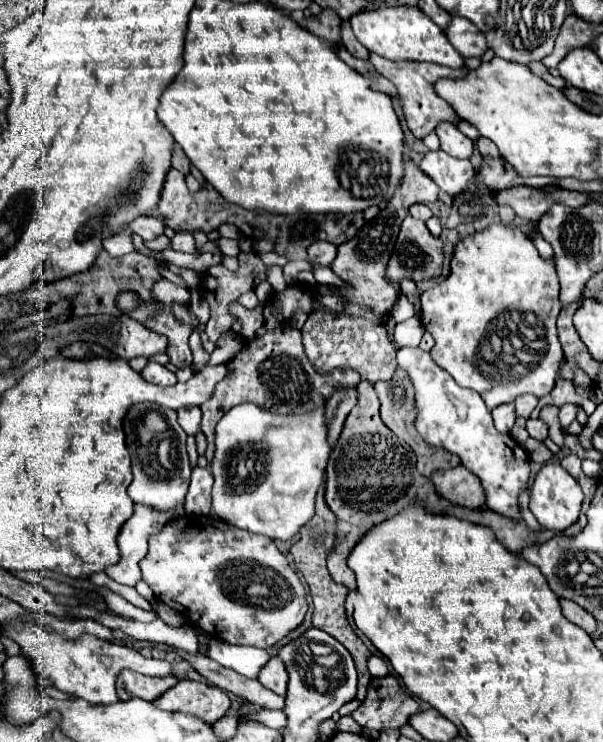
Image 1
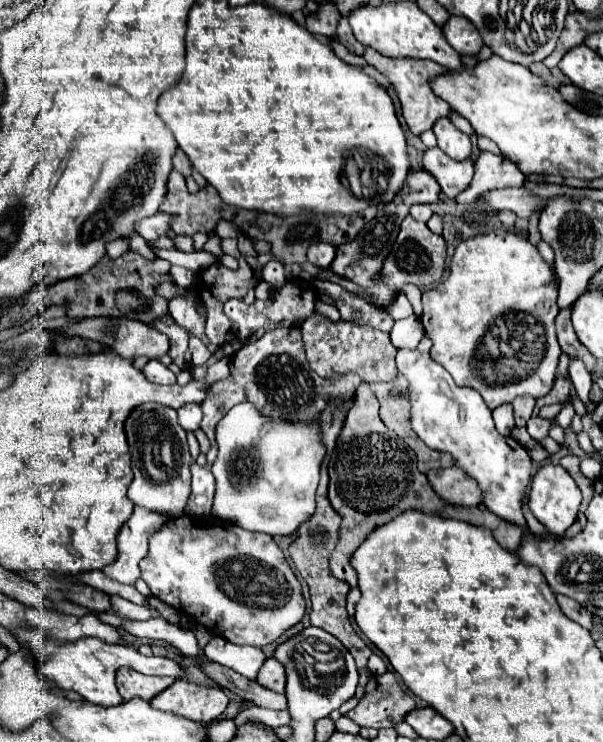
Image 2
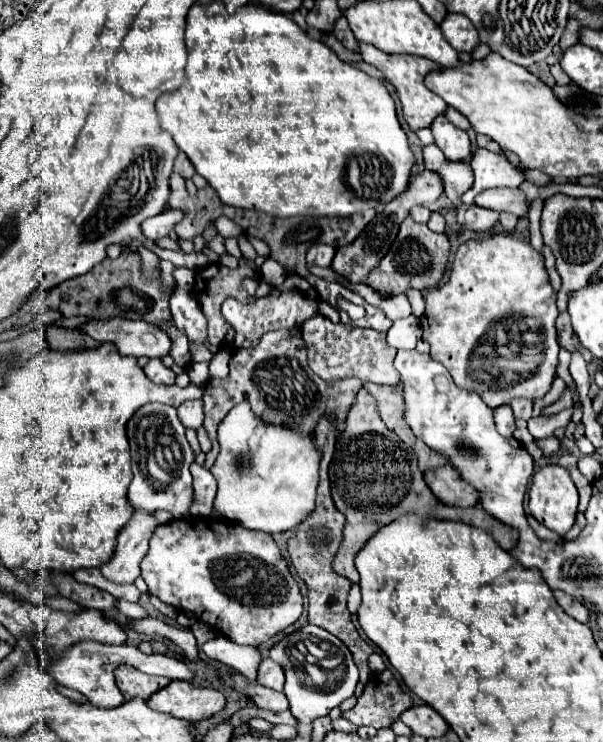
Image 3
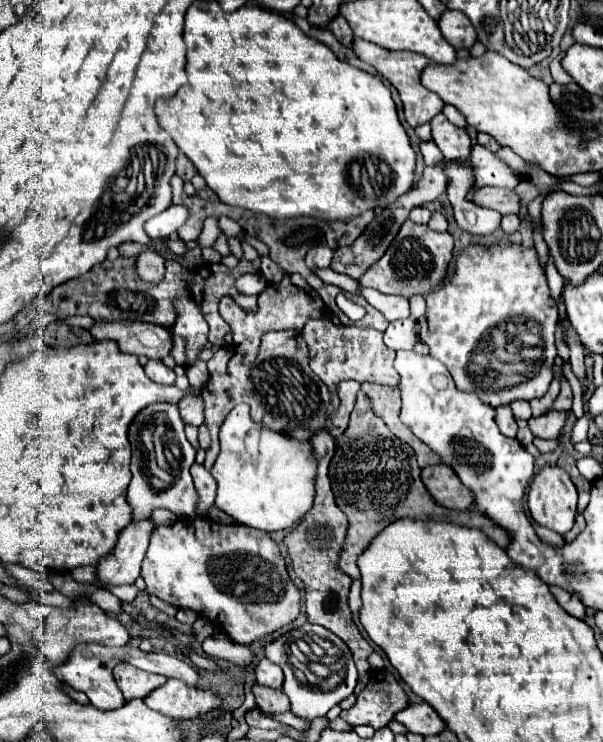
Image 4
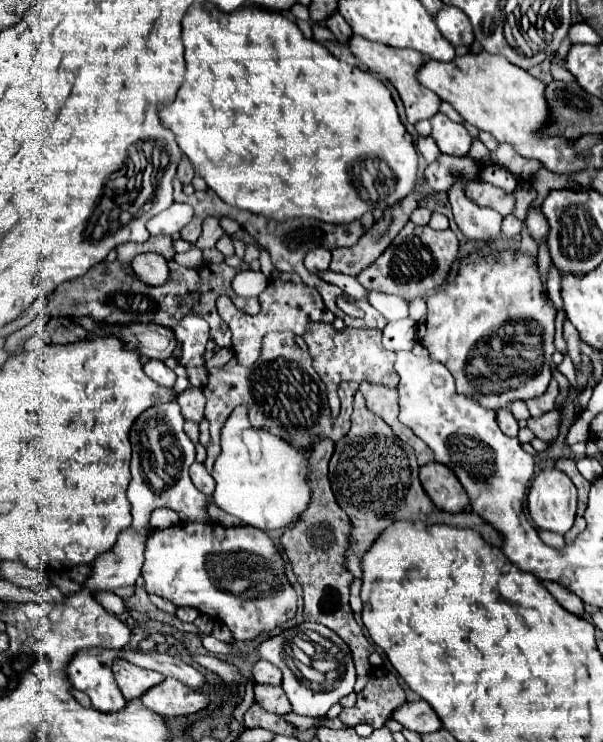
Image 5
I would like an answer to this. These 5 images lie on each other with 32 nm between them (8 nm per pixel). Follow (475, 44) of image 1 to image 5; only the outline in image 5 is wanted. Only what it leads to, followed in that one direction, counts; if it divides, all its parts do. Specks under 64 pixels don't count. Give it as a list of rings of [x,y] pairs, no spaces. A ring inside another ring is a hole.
[[[442,6],[442,10],[438,10],[438,16],[434,16],[438,30],[442,32],[442,36],[452,44],[464,44],[470,46],[474,40],[472,34],[472,26],[470,20],[466,18],[466,14],[454,6]]]

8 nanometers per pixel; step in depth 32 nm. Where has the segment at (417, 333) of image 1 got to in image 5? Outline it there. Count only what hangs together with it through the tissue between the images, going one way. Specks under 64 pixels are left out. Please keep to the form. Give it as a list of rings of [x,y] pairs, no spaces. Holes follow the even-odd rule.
[[[410,318],[390,322],[382,332],[382,346],[386,350],[392,352],[412,350],[414,344],[416,344],[416,322],[412,322]]]

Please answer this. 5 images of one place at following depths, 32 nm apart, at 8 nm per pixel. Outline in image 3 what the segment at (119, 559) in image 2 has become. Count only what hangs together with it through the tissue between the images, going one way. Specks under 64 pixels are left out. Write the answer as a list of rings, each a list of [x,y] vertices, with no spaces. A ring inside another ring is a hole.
[[[136,512],[120,530],[120,540],[112,558],[100,566],[102,576],[116,584],[134,584],[140,576],[140,562],[148,552],[148,540],[156,526],[158,522],[152,514]]]

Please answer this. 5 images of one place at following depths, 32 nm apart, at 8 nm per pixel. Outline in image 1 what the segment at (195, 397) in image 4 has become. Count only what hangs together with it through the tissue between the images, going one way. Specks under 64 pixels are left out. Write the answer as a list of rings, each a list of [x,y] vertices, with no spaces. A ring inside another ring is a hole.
[[[188,406],[178,410],[178,424],[184,428],[186,434],[196,434],[200,430],[200,418],[202,412],[198,406]]]

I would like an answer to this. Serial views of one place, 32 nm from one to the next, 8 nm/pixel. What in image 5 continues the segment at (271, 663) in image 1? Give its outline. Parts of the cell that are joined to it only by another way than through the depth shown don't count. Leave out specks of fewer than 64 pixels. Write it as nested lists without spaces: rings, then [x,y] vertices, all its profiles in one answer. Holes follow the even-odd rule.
[[[258,660],[252,666],[252,680],[258,684],[280,684],[282,672],[274,664],[270,664],[266,660]]]

